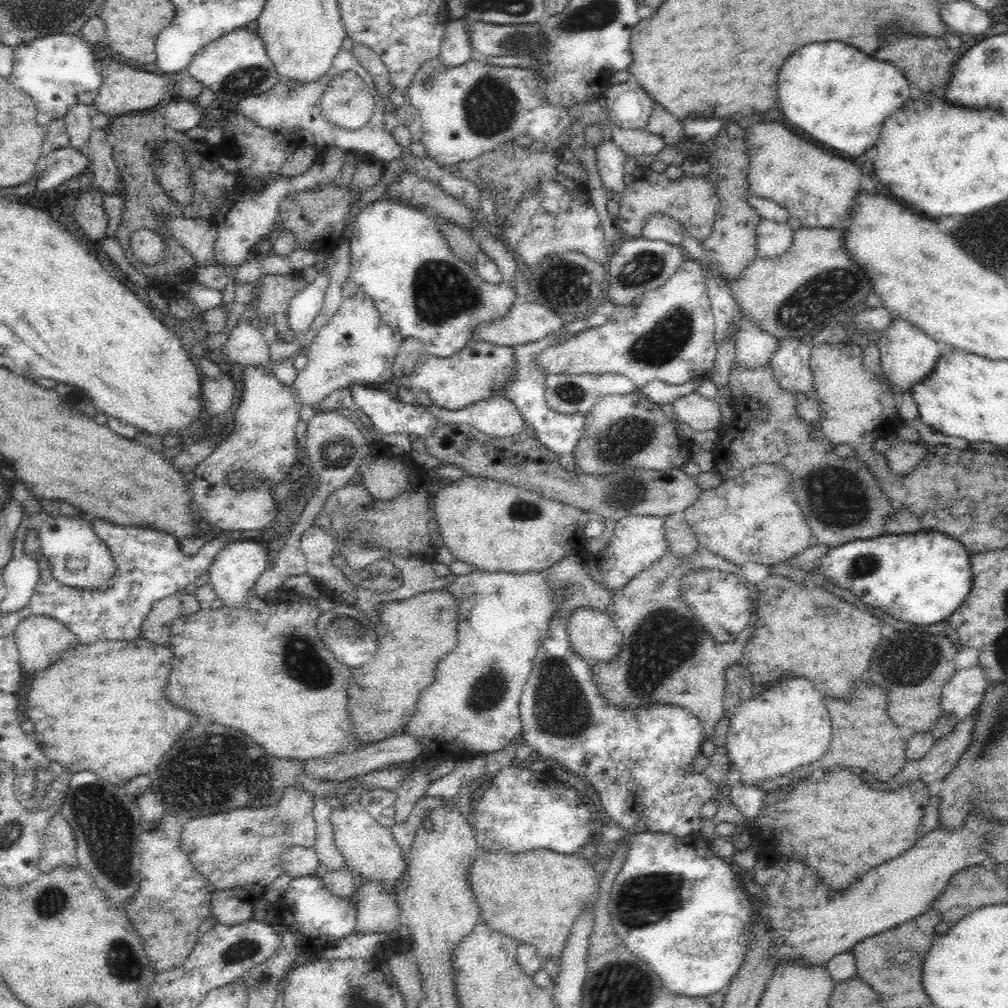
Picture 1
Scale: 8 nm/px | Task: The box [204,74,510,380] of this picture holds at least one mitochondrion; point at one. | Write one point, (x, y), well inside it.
(441, 292)

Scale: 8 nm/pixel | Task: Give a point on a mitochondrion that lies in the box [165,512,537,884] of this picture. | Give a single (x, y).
(220, 774)

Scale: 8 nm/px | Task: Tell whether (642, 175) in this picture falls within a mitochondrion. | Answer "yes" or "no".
no

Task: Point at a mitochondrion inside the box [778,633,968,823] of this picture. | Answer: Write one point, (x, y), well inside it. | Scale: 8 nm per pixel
(924, 658)

